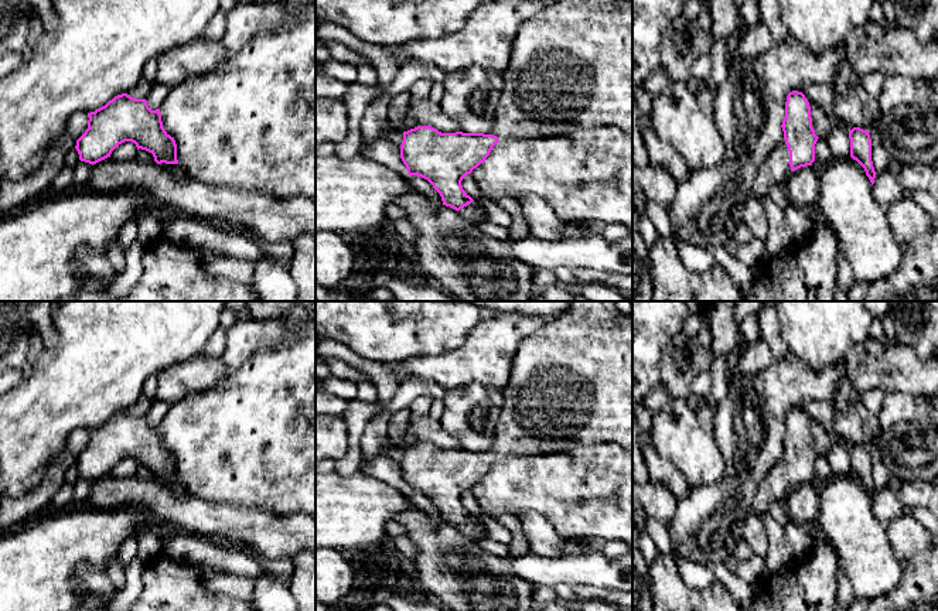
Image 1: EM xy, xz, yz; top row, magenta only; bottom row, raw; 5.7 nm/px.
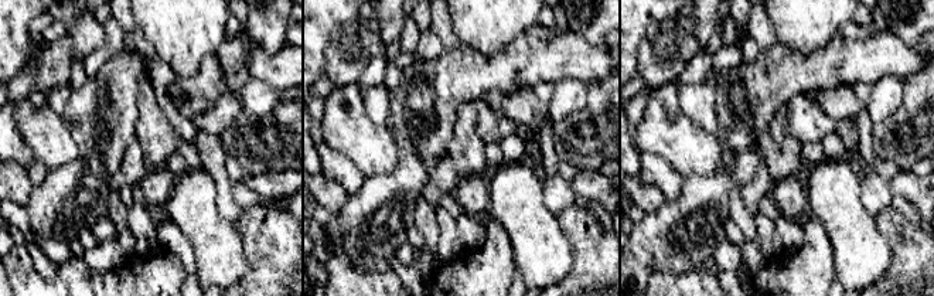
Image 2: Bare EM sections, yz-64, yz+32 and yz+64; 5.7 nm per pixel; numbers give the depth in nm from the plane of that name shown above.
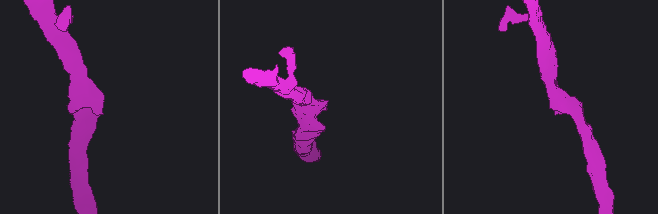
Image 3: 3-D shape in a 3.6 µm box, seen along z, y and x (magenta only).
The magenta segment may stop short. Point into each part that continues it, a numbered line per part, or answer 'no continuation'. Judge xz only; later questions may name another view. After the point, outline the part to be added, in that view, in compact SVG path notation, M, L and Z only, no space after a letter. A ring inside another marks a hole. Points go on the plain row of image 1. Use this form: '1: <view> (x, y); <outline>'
1: xz (570, 385); M570 301L569 310L559 318L549 320L526 337L518 347L509 379L502 390L504 405L499 409L492 450L502 455L546 455L570 451L576 447L591 447L607 441L632 451L632 315L621 314L614 301Z

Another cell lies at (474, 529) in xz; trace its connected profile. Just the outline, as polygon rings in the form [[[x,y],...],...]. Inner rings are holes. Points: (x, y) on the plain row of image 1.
[[[474,516],[471,520],[457,529],[463,536],[473,540],[474,543],[478,543],[480,540],[487,537],[485,528],[478,516]]]

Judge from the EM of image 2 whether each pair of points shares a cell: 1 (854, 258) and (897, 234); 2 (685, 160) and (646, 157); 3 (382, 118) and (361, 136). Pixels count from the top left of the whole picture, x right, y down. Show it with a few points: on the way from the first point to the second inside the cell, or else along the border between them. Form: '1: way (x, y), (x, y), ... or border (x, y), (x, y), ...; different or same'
1: border (875, 217), (892, 251), (892, 264), (886, 274); different
2: border (640, 150), (662, 156), (684, 179); different
3: border (361, 92), (365, 112), (388, 129); different

